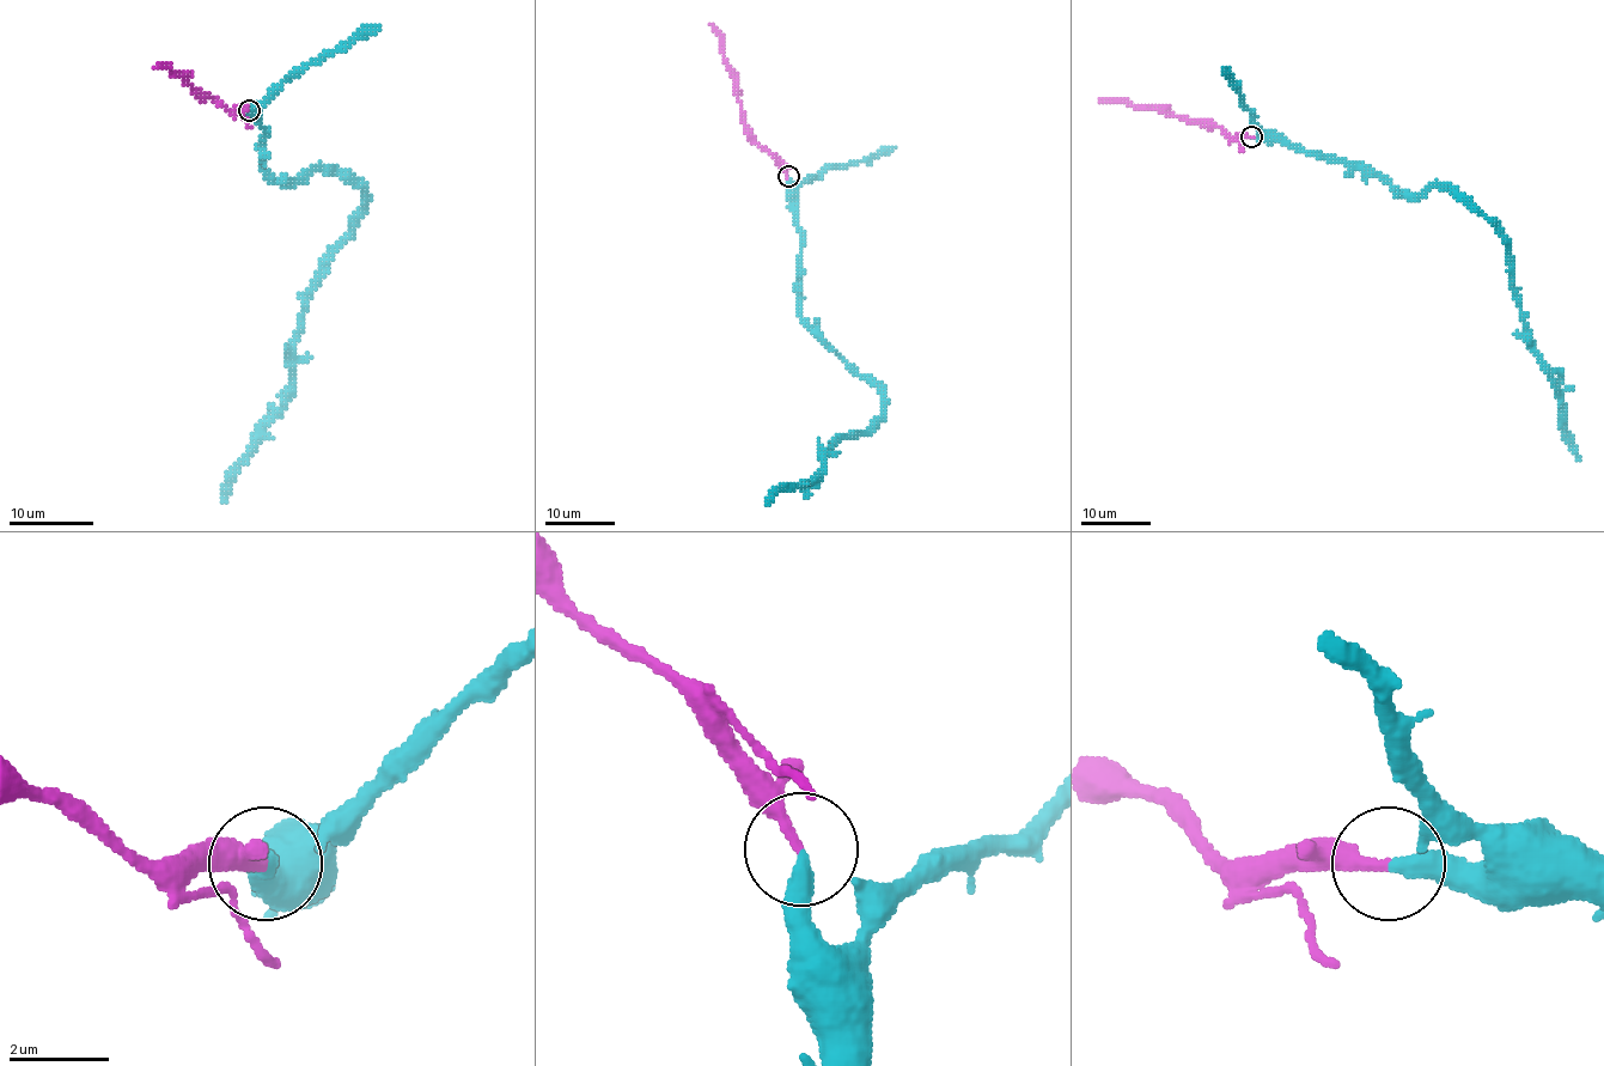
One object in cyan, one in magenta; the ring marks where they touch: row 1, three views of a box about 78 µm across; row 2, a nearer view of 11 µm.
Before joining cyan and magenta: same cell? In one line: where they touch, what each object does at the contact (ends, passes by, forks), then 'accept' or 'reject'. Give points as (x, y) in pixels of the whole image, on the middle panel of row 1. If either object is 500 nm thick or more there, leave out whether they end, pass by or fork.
place (788, 176); cyan ends; magenta ends; accept

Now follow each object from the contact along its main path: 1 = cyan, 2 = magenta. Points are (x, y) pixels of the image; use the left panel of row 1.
1: (249, 109), (263, 128), (263, 169), (304, 180), (342, 169), (365, 209), (308, 298), (291, 390), (223, 503)
2: (249, 109), (230, 109), (200, 95), (165, 67), (154, 67)

